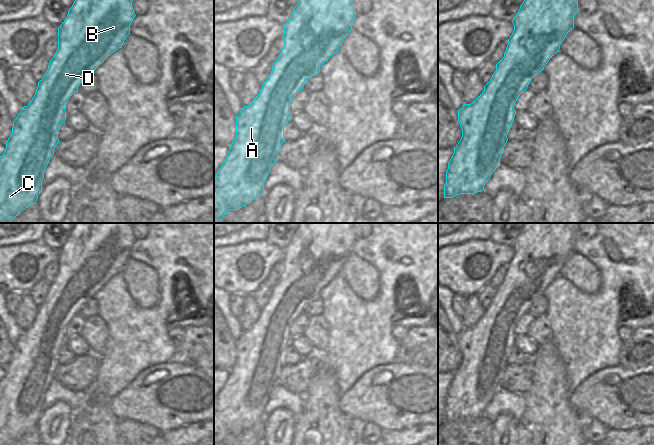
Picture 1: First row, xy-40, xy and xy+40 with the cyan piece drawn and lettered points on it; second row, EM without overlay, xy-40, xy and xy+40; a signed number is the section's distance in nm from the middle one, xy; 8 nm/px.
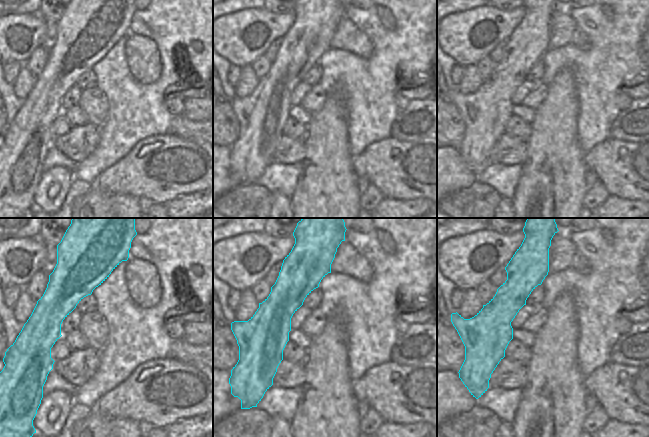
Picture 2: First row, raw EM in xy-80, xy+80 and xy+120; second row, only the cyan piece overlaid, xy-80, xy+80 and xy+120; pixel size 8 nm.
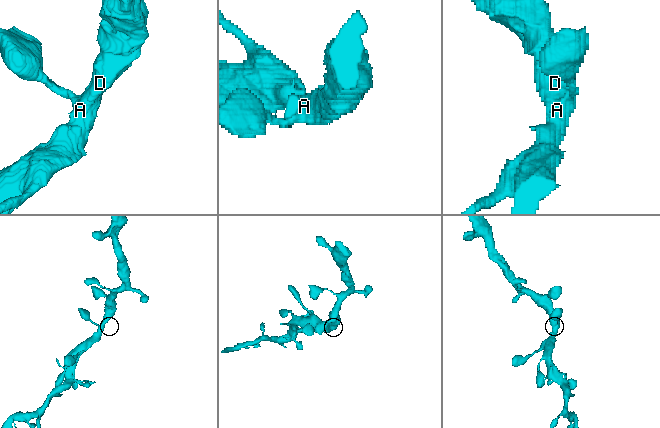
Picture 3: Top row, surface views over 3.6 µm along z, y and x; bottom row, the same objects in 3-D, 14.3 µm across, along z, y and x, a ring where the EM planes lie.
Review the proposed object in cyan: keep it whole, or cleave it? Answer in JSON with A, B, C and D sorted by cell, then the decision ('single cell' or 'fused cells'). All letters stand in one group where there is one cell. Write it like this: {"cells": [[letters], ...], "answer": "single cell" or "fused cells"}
{"cells": [["A", "B", "C", "D"]], "answer": "single cell"}

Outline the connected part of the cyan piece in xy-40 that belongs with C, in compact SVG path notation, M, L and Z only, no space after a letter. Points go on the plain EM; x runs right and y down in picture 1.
M75 223L66 243L58 252L58 273L50 284L44 301L38 306L36 317L30 327L24 330L13 345L12 357L6 365L6 373L0 380L0 445L12 445L31 428L36 428L42 415L44 395L60 366L58 355L66 344L66 327L78 316L80 307L116 274L122 272L130 258L130 249L136 240L132 231L133 223Z

